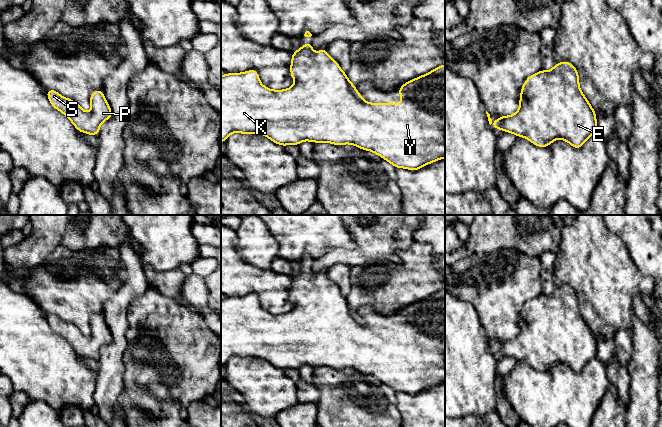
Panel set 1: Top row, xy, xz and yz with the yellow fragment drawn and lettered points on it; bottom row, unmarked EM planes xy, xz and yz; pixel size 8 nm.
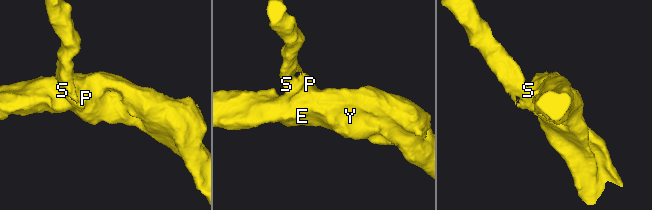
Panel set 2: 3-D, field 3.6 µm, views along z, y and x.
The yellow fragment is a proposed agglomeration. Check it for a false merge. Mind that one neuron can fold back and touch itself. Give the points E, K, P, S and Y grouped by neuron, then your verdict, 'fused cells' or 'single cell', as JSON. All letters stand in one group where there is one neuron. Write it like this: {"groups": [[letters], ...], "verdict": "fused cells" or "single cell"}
{"groups": [["E", "K", "P", "S", "Y"]], "verdict": "single cell"}

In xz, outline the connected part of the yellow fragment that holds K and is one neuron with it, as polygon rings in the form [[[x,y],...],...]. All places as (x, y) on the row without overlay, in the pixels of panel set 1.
[[[312,267],[304,268],[296,276],[292,276],[290,297],[295,307],[285,314],[272,314],[263,310],[255,293],[243,297],[226,297],[221,300],[221,367],[225,366],[231,357],[238,356],[241,358],[265,359],[272,366],[280,370],[299,369],[304,364],[313,367],[327,366],[334,369],[352,368],[360,373],[376,377],[381,382],[390,386],[395,392],[405,392],[411,395],[418,394],[425,389],[445,382],[445,359],[443,358],[443,352],[445,351],[445,288],[401,309],[400,313],[396,314],[401,319],[401,328],[398,330],[395,329],[394,325],[390,327],[368,327],[365,325],[358,317],[356,310],[346,300],[346,296],[343,296],[339,288],[328,279],[326,272],[320,273],[315,278]]]

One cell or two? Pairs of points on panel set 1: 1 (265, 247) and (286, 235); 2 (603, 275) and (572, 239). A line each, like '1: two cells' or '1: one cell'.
1: two cells
2: one cell

